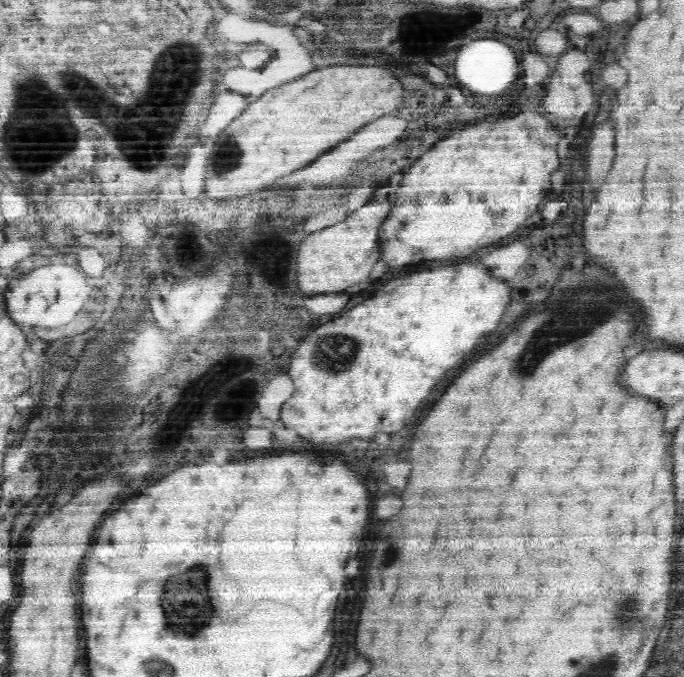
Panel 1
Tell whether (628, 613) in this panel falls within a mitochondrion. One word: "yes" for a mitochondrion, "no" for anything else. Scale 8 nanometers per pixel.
yes

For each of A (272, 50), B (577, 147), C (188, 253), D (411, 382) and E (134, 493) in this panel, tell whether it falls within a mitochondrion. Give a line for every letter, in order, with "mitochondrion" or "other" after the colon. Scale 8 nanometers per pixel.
A: other
B: other
C: mitochondrion
D: other
E: other

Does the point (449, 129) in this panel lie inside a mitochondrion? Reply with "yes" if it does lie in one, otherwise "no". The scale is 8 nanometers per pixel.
no

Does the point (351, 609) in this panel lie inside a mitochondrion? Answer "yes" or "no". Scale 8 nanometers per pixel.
yes

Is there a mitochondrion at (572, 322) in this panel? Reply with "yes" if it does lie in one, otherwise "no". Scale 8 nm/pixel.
yes

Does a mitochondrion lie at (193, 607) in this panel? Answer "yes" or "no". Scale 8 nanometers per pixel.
yes

